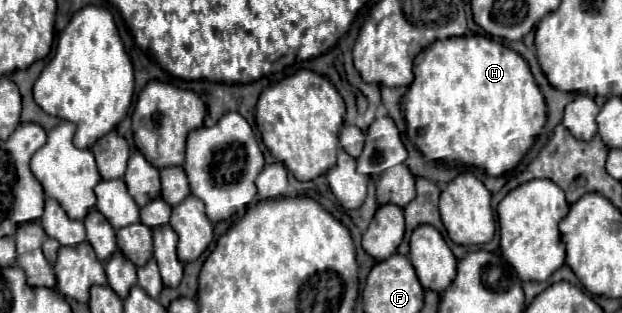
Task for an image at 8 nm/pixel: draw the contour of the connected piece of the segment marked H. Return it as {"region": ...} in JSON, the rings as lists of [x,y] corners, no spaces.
{"region":[[[484,35],[452,37],[428,45],[414,61],[414,81],[404,95],[402,105],[406,135],[424,159],[448,165],[472,165],[484,169],[490,177],[503,176],[514,170],[546,123],[546,103],[534,83],[528,63],[516,51]]]}

